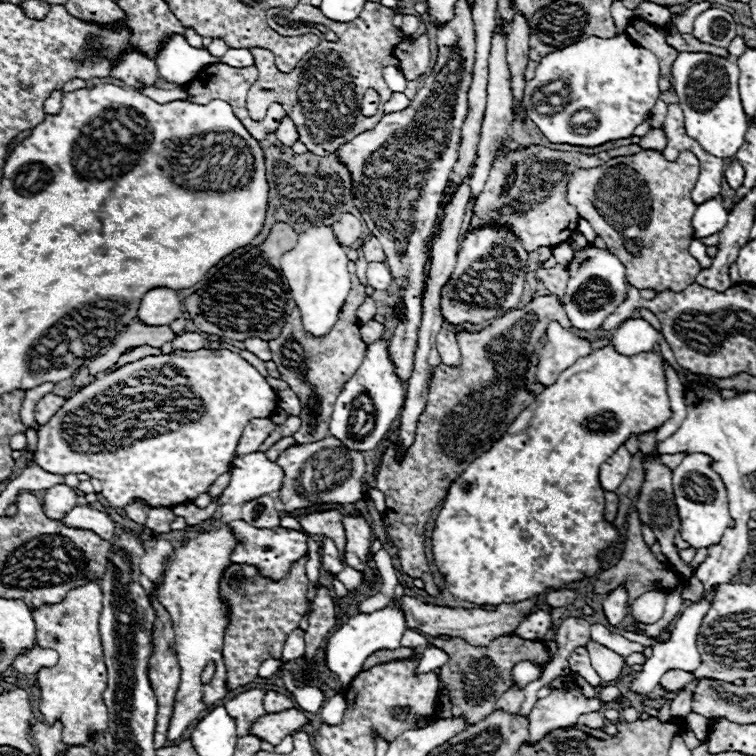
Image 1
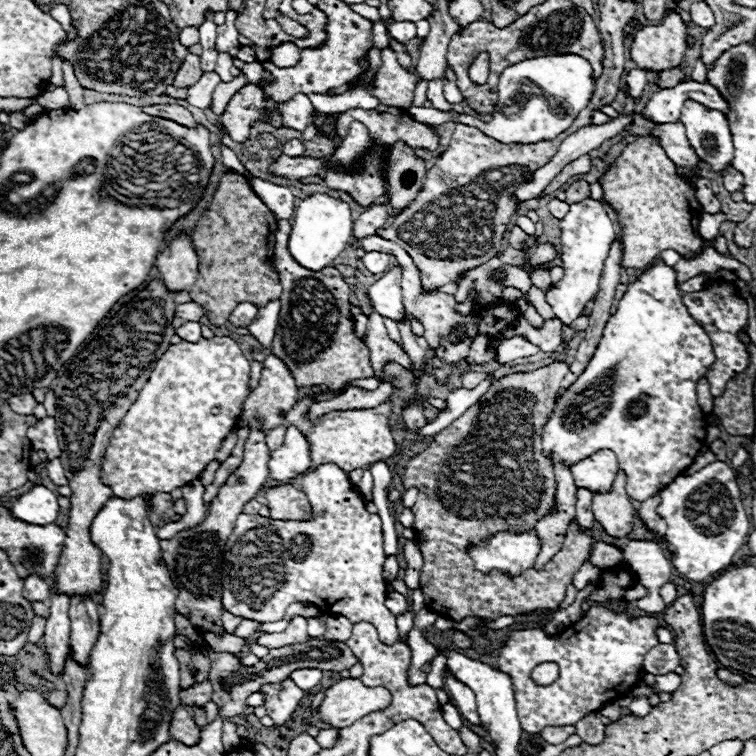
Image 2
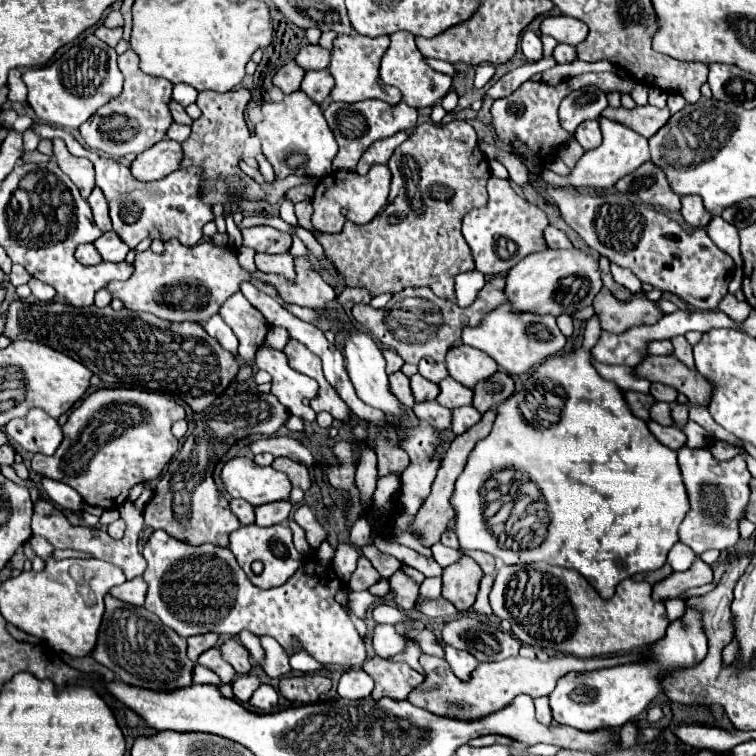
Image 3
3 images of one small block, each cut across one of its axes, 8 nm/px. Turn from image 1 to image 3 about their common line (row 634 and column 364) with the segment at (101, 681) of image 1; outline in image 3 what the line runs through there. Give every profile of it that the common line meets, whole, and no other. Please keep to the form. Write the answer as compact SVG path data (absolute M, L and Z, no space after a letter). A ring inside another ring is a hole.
M350 34L350 36L338 36L334 40L332 48L332 62L330 62L330 74L336 80L334 90L330 92L330 98L336 102L360 102L366 98L376 98L384 100L388 104L396 104L402 100L402 94L394 86L386 86L380 80L380 60L390 46L390 36L378 36L378 38L368 38L360 34Z

